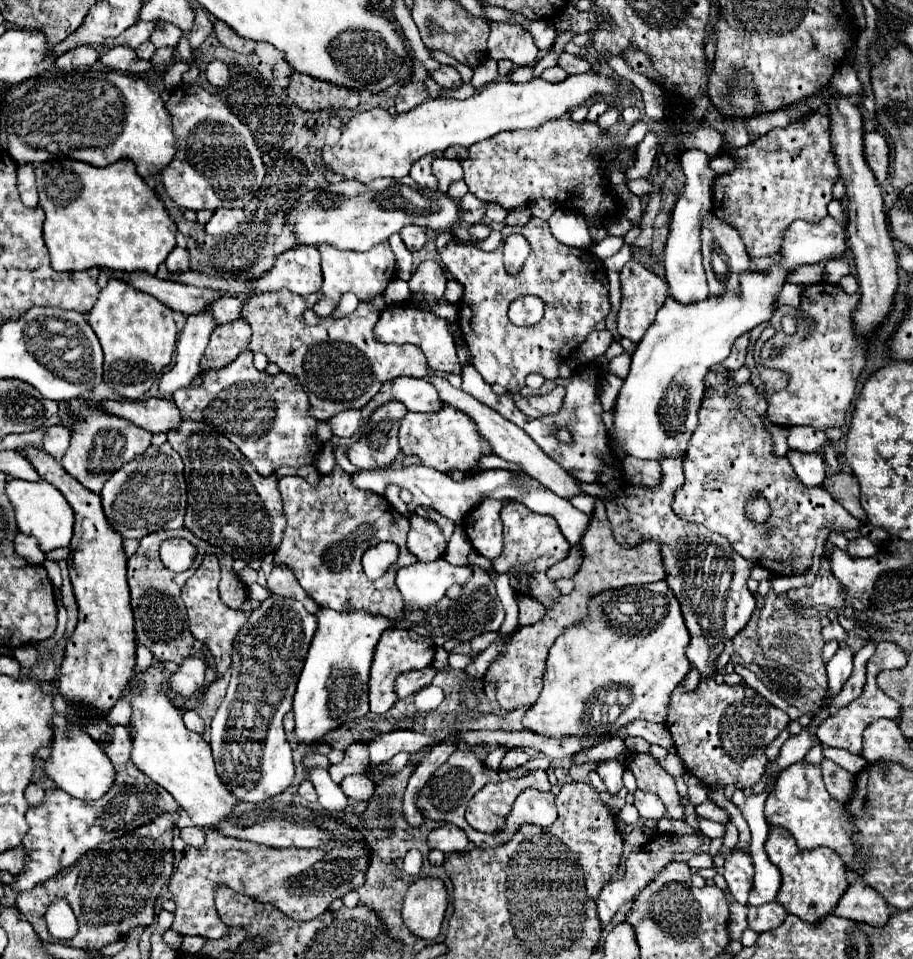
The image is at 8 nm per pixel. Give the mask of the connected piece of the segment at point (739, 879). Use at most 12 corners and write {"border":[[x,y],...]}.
{"border":[[733,852],[723,876],[735,900],[747,904],[751,856]]}

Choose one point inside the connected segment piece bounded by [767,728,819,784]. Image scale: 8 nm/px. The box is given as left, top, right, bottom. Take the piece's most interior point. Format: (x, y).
(794, 750)

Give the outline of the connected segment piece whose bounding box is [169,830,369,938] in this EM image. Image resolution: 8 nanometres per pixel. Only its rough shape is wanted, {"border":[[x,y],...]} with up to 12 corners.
{"border":[[209,830],[169,888],[173,930],[225,936],[221,884],[293,920],[363,886],[339,842],[271,848]]}

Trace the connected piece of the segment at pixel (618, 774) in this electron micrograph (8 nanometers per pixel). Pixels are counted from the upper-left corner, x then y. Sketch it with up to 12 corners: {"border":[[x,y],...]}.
{"border":[[617,760],[601,762],[597,774],[609,794],[623,788],[623,766]]}

